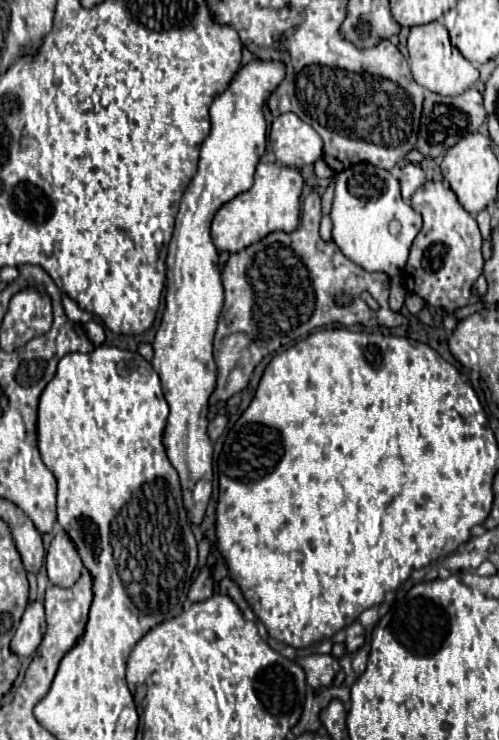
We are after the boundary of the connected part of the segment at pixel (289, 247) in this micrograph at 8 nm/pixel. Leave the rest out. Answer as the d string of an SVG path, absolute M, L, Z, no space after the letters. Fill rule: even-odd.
M312 190L304 198L302 222L294 232L272 232L250 248L230 256L222 272L224 310L218 318L214 340L218 384L212 404L242 392L264 356L274 354L294 340L306 338L320 326L362 324L370 328L388 326L388 322L394 320L396 326L402 324L402 314L396 314L394 318L394 312L388 308L388 276L382 272L366 272L350 262L334 242L324 242L318 234L320 218L320 196L316 190ZM338 292L346 292L354 298L350 308L334 304L334 294ZM368 298L372 298L380 308L374 310L368 304Z

